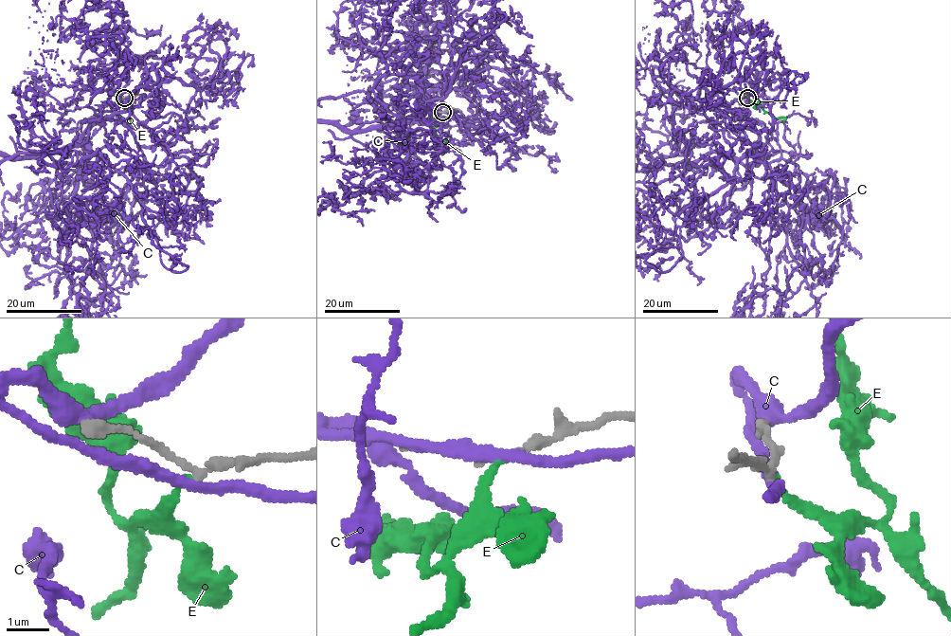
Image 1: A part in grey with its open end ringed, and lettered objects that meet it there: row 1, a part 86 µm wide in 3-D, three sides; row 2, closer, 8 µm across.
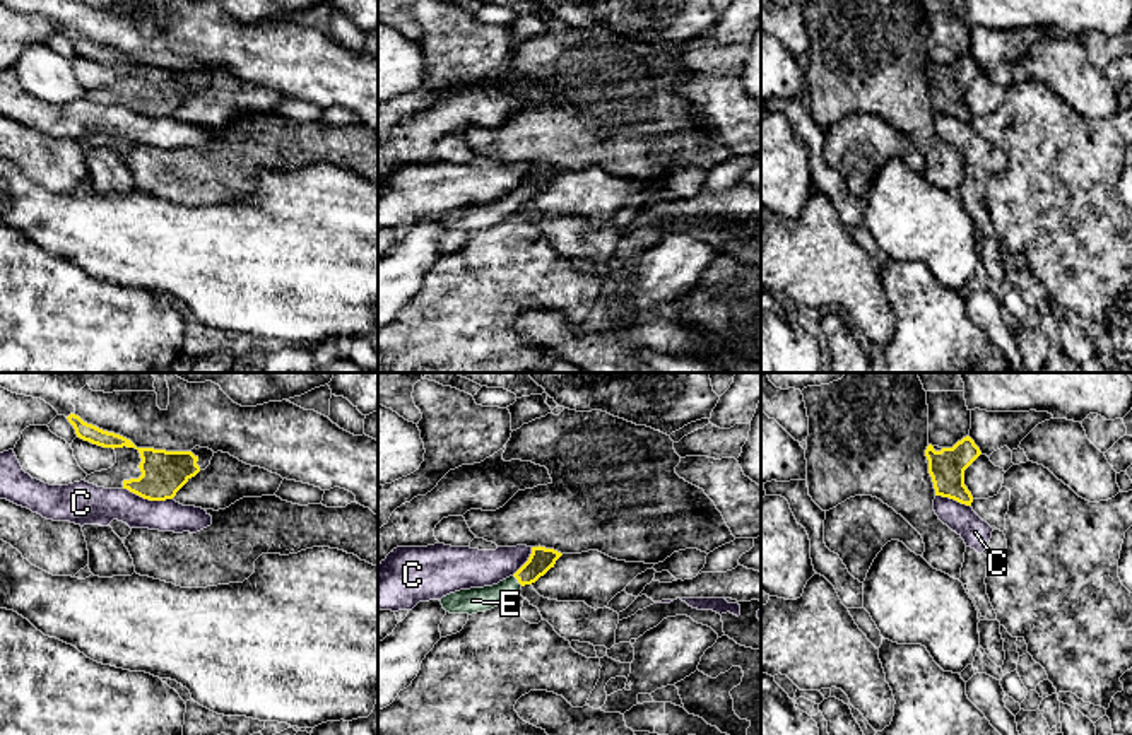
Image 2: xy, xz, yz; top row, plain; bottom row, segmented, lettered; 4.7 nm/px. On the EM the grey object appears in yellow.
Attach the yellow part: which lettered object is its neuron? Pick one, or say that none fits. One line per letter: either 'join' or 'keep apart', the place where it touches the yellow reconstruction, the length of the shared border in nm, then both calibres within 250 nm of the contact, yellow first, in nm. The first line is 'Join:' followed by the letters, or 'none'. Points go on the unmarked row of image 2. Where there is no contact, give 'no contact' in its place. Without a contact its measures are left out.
Join: E
C: keep apart | xy (147, 115) | 240 nm | 200/180 nm
E: join | xz (517, 195) | 70 nm | 120/120 nm

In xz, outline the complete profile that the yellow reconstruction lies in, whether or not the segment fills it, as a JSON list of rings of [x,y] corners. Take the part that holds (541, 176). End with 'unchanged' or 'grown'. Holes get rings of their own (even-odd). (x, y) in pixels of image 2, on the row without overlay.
[[[532,164],[528,178],[510,195],[492,203],[460,207],[443,214],[439,219],[450,231],[477,231],[491,227],[511,214],[525,202],[535,200],[544,193],[563,171],[554,166]]]; grown

